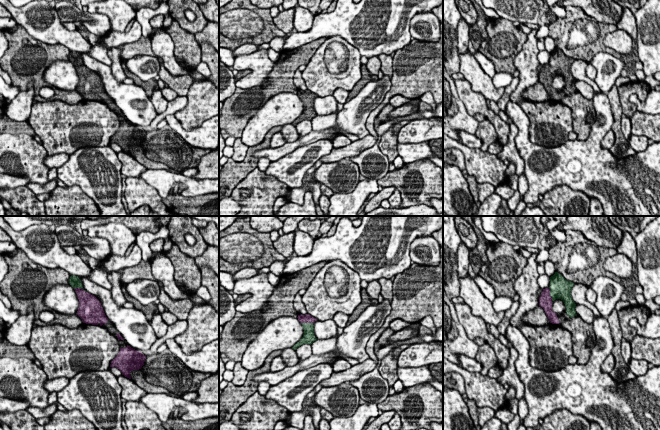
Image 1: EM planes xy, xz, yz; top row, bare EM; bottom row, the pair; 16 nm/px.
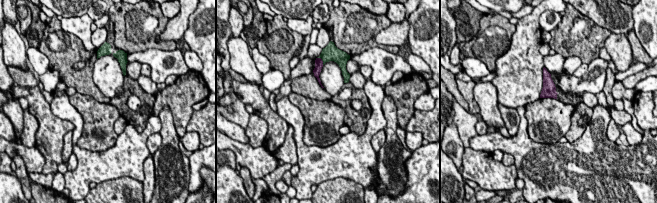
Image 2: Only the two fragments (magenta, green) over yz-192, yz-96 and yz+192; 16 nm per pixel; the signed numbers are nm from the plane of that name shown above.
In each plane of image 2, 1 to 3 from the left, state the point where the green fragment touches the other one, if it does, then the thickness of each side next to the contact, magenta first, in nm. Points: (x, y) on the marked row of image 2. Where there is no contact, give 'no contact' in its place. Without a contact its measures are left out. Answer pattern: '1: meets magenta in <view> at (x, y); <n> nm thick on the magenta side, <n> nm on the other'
1: no contact
2: meets magenta in yz-96 at (321, 60); 130 nm thick on the magenta side, 260 nm on the other
3: no contact

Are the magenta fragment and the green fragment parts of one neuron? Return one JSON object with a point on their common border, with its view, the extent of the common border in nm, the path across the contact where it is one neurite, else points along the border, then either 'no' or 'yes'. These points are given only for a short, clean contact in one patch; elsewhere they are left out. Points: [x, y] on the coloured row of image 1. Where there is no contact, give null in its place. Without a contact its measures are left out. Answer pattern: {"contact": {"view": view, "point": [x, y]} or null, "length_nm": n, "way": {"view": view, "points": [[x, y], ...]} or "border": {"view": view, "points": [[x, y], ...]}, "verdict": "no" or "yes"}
{"contact": {"view": "yz", "point": [549, 295]}, "length_nm": 260, "way": {"view": "yz", "points": [[545, 301], [549, 295], [560, 288]]}, "verdict": "yes"}

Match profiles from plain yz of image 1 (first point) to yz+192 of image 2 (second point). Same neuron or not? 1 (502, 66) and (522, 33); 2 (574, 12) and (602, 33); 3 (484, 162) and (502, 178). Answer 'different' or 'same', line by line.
1: different
2: same
3: same

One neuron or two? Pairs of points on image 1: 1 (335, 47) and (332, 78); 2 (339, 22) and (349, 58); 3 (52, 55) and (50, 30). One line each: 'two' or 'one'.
1: one
2: two
3: two

